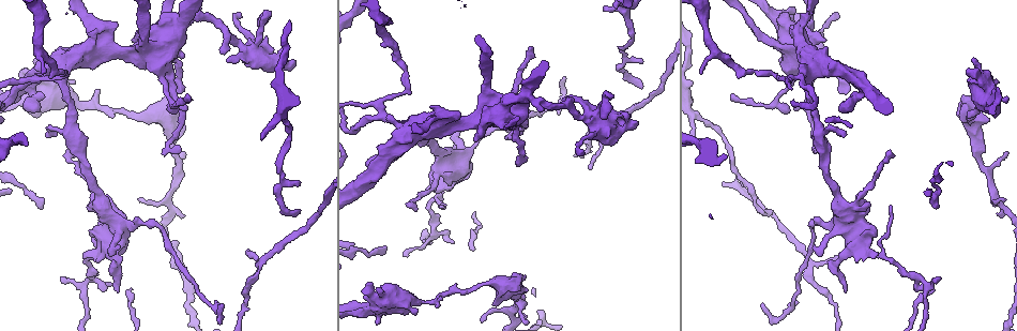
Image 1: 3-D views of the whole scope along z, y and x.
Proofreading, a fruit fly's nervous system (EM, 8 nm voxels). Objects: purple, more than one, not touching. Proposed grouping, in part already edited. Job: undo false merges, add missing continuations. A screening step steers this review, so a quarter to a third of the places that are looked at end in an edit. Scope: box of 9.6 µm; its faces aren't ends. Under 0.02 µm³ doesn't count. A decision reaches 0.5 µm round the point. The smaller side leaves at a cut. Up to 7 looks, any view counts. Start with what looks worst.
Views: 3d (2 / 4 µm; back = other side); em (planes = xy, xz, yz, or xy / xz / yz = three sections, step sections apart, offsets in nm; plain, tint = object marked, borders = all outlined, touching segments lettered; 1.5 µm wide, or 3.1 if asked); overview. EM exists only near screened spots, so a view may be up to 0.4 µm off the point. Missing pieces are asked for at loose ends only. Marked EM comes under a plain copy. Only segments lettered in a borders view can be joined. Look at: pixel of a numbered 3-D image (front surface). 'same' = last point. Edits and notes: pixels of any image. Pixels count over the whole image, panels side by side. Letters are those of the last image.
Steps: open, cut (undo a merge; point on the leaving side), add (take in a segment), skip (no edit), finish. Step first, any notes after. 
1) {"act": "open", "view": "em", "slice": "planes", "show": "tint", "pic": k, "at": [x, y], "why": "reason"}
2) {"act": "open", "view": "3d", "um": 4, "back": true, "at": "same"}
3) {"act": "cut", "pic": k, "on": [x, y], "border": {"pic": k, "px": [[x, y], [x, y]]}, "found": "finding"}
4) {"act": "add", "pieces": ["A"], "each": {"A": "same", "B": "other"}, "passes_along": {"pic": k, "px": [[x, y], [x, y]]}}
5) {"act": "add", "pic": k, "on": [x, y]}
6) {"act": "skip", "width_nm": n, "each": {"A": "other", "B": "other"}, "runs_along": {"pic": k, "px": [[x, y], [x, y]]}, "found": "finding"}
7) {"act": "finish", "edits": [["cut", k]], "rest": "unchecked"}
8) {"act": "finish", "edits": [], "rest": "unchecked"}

{"act": "open", "view": "em", "slice": "yz", "step": 8, "show": "tint", "pic": 1, "at": [381, 106]}

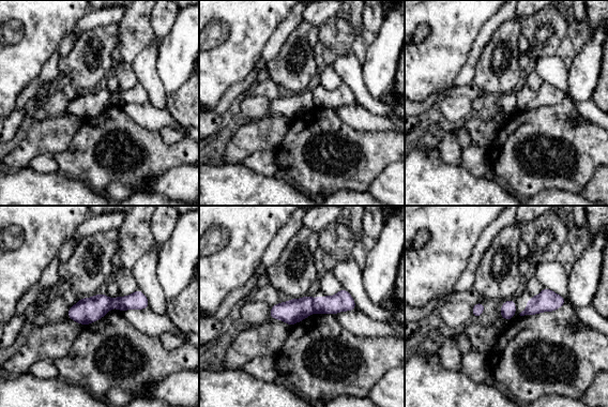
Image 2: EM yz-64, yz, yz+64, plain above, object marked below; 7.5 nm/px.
{"act": "open", "view": "em", "slice": "planes", "show": "borders", "at": "same"}

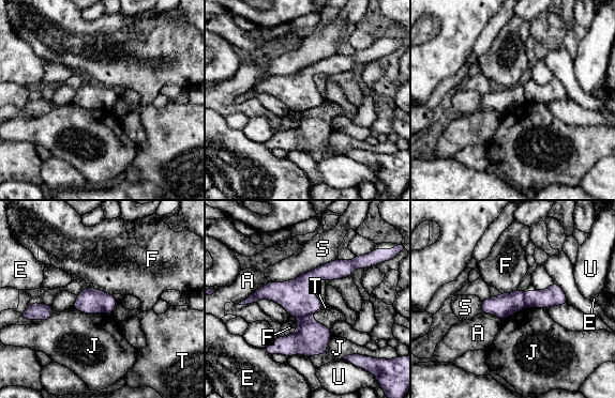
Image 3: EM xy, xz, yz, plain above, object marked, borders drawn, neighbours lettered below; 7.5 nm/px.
{"act": "cut", "pic": 3, "on": [505, 305], "width_nm": 180, "longest_contact_nm": ["S", 550], "each": {"A": "other", "E": "other", "F": "other", "J": "other", "S": "other", "T": "other", "U": "other"}, "found": "two cells meet here"}

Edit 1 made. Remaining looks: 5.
{"act": "open", "view": "overview"}

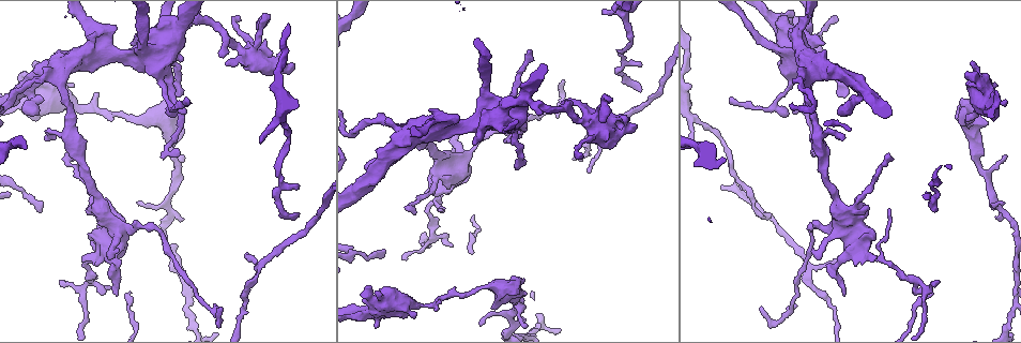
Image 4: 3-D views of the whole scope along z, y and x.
{"act": "open", "view": "3d", "um": 4, "pic": 4, "at": [515, 294], "why": "branch stops here"}

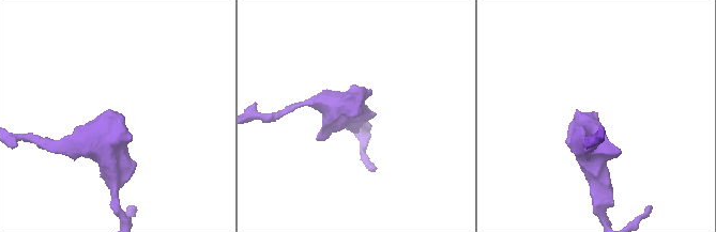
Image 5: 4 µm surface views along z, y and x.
{"act": "open", "view": "em", "slice": "planes", "show": "borders", "pic": 5, "at": [593, 117], "why": "now the EM"}

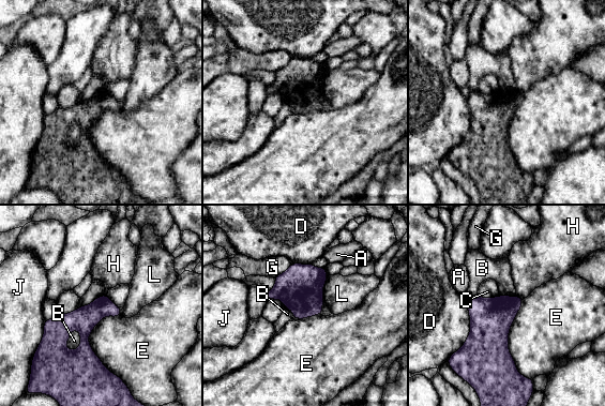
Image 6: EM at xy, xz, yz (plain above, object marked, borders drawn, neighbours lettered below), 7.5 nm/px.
{"act": "skip", "width_nm": 190, "longest_contact_nm": ["E", 600], "each": {"A": "other", "B": "other", "C": "other", "D": "other", "E": "other", "G": "other", "H": "other", "J": "other", "L": "other"}, "found": "no lettered segment goes on from it"}

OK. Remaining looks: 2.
{"act": "open", "view": "em", "slice": "xy", "step": 8, "show": "borders", "pic": 4, "at": [441, 302], "why": "tapers out"}

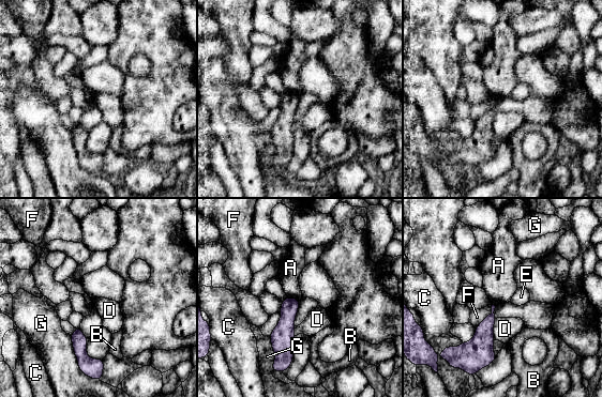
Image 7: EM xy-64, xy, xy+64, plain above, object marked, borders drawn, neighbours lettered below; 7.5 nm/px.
{"act": "skip", "each": {"A": "other", "B": "other", "C": "other", "D": "other", "E": "other", "F": "other", "G": "other"}, "border": {"pic": 7, "px": [[300, 300], [294, 325]]}, "found": "no lettered segment goes on from it"}

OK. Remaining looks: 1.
{"act": "finish", "edits": [["cut", 3]], "rest": "unchecked"}

